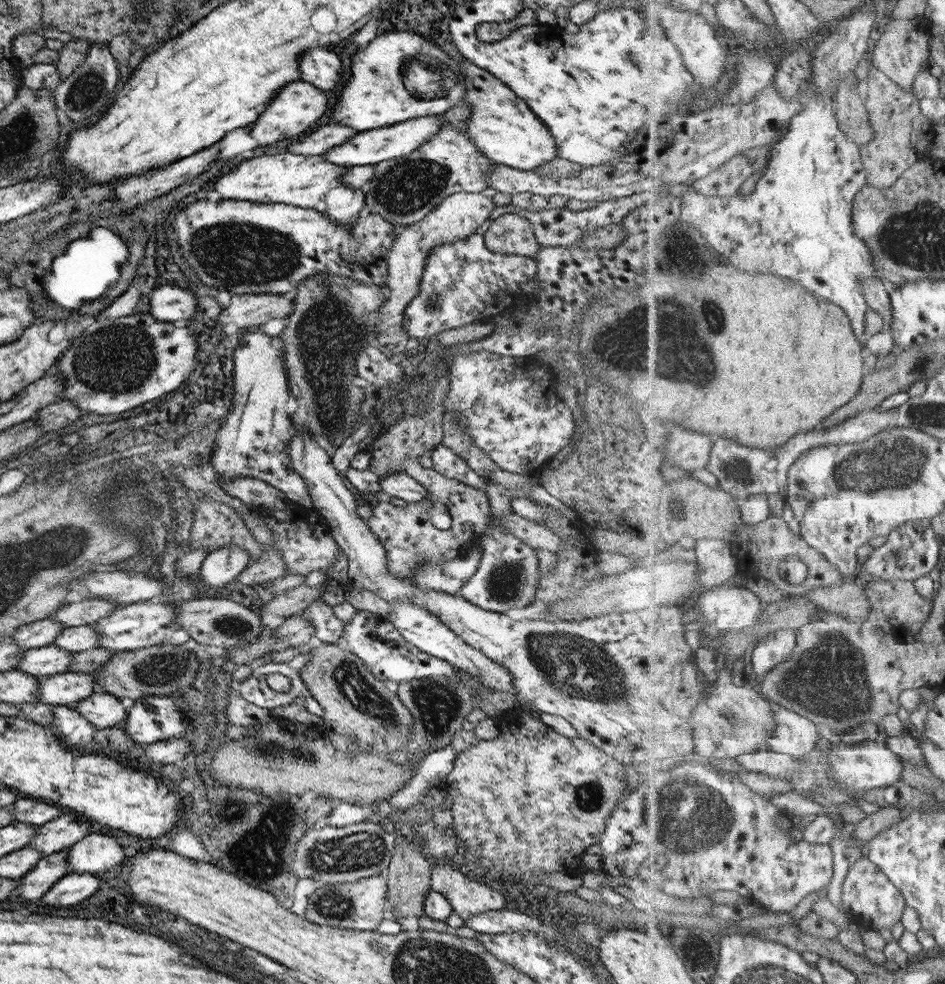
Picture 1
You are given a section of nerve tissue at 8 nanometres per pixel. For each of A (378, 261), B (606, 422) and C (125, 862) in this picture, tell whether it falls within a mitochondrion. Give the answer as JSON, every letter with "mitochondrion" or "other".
{"A":"other","B":"other","C":"other"}

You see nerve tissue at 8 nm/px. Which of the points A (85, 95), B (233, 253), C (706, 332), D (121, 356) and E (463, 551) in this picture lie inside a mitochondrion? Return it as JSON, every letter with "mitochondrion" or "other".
{"A":"mitochondrion","B":"mitochondrion","C":"mitochondrion","D":"mitochondrion","E":"other"}

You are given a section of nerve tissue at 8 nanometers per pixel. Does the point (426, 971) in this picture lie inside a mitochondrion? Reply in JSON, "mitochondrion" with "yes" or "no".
{"mitochondrion":"yes"}

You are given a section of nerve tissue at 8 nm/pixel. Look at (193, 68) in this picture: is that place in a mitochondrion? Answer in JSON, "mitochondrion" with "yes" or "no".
{"mitochondrion":"no"}

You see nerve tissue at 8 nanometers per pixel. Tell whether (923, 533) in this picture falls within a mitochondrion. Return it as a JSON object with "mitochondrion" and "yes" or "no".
{"mitochondrion":"no"}

